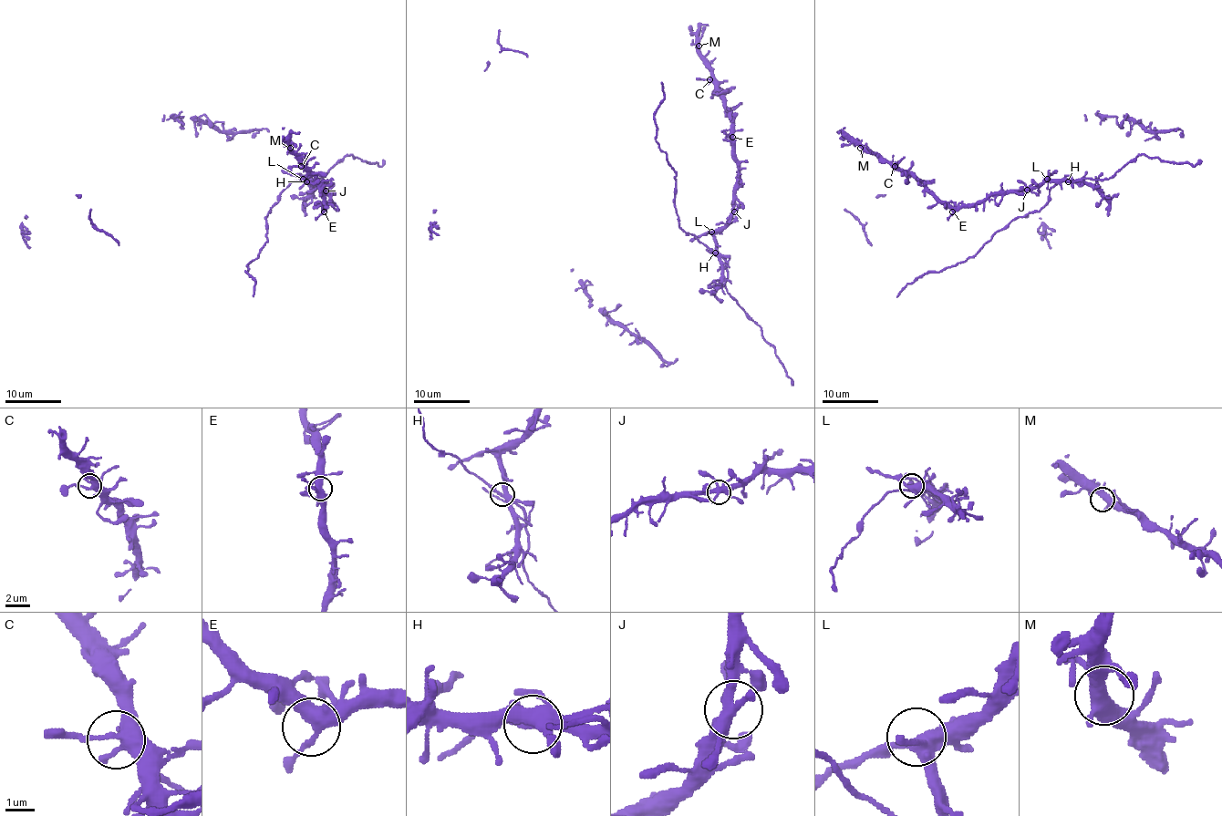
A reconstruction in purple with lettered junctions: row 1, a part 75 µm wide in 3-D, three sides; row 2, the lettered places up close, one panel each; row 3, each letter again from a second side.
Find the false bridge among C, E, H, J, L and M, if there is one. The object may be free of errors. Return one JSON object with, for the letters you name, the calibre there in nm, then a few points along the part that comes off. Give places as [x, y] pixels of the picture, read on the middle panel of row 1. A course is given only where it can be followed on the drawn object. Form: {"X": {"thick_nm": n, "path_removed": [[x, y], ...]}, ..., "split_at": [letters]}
{"split_at": []}

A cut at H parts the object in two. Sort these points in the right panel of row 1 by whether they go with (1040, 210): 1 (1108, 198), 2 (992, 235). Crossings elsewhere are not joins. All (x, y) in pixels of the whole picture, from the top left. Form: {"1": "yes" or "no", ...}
{"1": "no", "2": "yes"}

